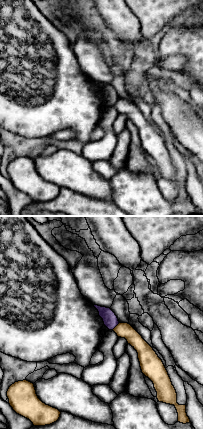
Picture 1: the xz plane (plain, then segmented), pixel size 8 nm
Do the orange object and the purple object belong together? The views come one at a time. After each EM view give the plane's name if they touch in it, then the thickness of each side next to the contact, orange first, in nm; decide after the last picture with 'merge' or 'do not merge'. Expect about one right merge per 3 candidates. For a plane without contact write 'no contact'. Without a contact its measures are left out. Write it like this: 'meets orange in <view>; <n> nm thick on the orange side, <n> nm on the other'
meets orange in xz; 130 nm thick on the orange side, 120 nm on the other

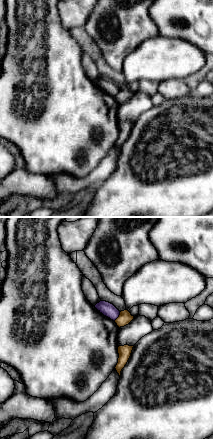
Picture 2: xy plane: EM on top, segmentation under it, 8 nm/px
meets orange in xy; 110 nm thick on the orange side, 110 nm on the other

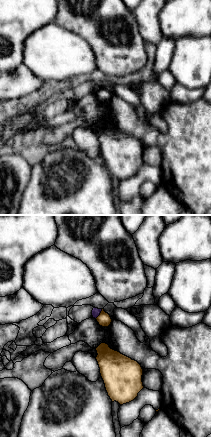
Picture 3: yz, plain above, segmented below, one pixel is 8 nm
meets orange in yz; 110 nm thick on the orange side, 70 nm on the other

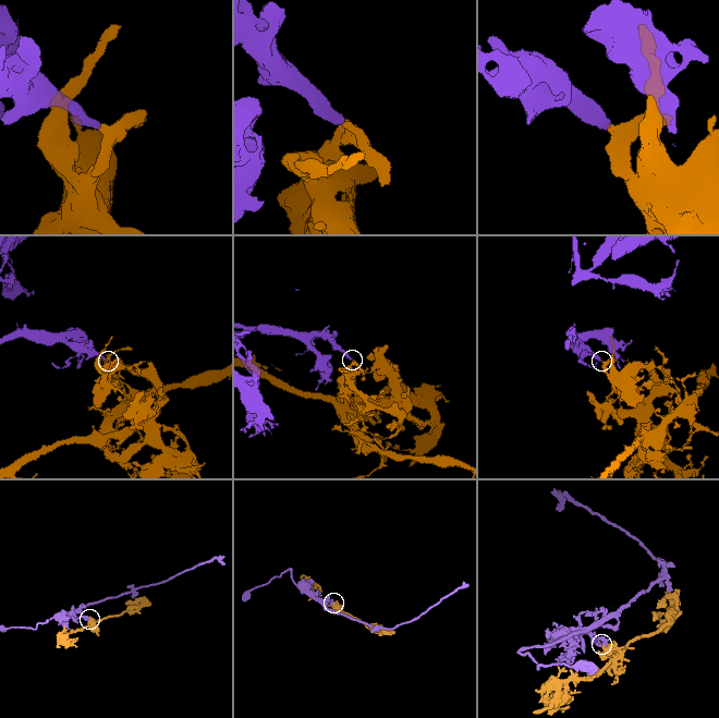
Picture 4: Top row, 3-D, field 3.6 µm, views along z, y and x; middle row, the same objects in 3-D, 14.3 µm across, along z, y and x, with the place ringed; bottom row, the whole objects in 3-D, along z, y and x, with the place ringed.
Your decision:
do not merge

